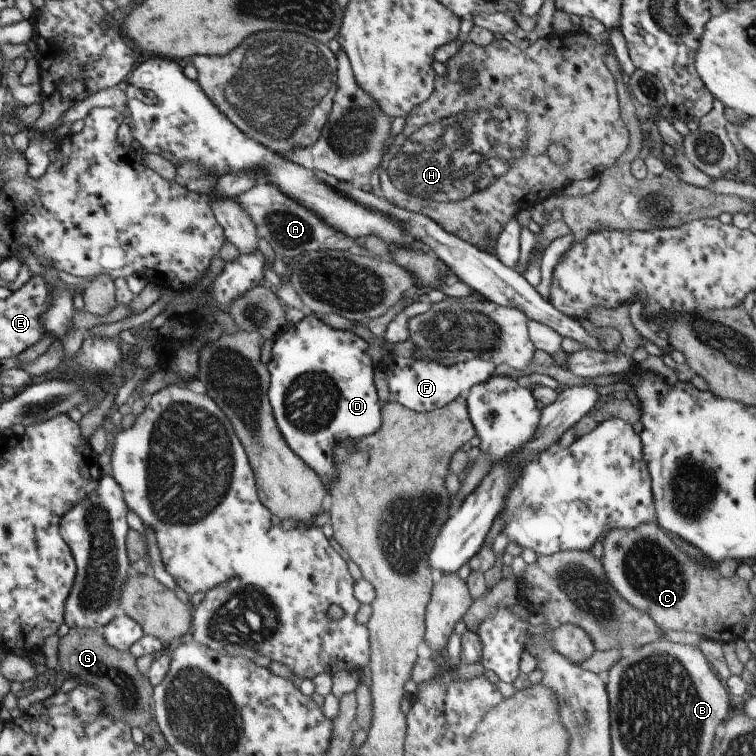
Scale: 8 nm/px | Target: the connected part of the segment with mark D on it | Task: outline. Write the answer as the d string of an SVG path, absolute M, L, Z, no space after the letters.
M316 312L306 315L297 323L289 324L274 340L272 346L272 357L267 363L271 374L270 388L268 389L269 401L275 416L281 436L288 443L288 446L300 457L312 470L319 474L322 482L327 488L327 492L332 489L332 484L338 480L339 472L336 472L336 462L334 460L334 448L336 442L344 440L358 440L368 435L373 435L381 427L382 402L378 399L376 384L374 383L374 369L372 356L370 355L370 346L364 339L356 335L352 330L336 329L322 321L322 318Z

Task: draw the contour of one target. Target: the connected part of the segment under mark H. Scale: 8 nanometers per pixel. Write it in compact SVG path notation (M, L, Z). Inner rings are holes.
M568 31L560 34L551 34L548 38L539 39L539 38L529 38L528 41L523 46L515 46L511 44L506 39L494 39L489 45L477 45L476 43L466 42L460 52L451 57L446 61L446 66L448 69L448 74L445 77L439 77L436 75L434 90L432 94L424 101L421 102L418 106L415 106L405 118L405 125L402 132L396 136L395 141L392 142L391 148L388 150L386 156L383 157L381 162L380 169L380 195L384 196L385 199L392 203L393 205L399 206L400 208L405 208L411 210L413 213L420 213L432 218L432 220L444 230L447 230L449 233L455 234L460 237L462 240L477 246L480 250L488 251L489 253L494 253L493 250L495 246L492 242L496 242L499 234L502 232L503 226L507 224L508 220L516 218L516 214L519 211L523 211L524 209L529 209L532 206L537 205L538 203L551 203L556 194L558 194L558 189L565 186L566 183L572 182L573 180L584 180L587 178L592 178L593 176L600 176L607 168L610 168L623 154L626 152L626 148L628 148L628 140L630 140L630 133L628 133L628 129L626 129L626 124L622 121L622 117L620 117L620 104L619 98L617 95L617 86L615 85L615 76L611 73L611 70L606 66L604 62L604 55L608 51L606 44L599 43L594 36L590 36L588 34L584 34L582 32L572 32ZM463 71L469 71L473 75L473 81L475 85L473 87L469 87L463 83ZM550 144L562 144L562 146L568 149L570 152L570 160L564 166L558 166L558 164L554 164L550 158L548 158L548 147Z

